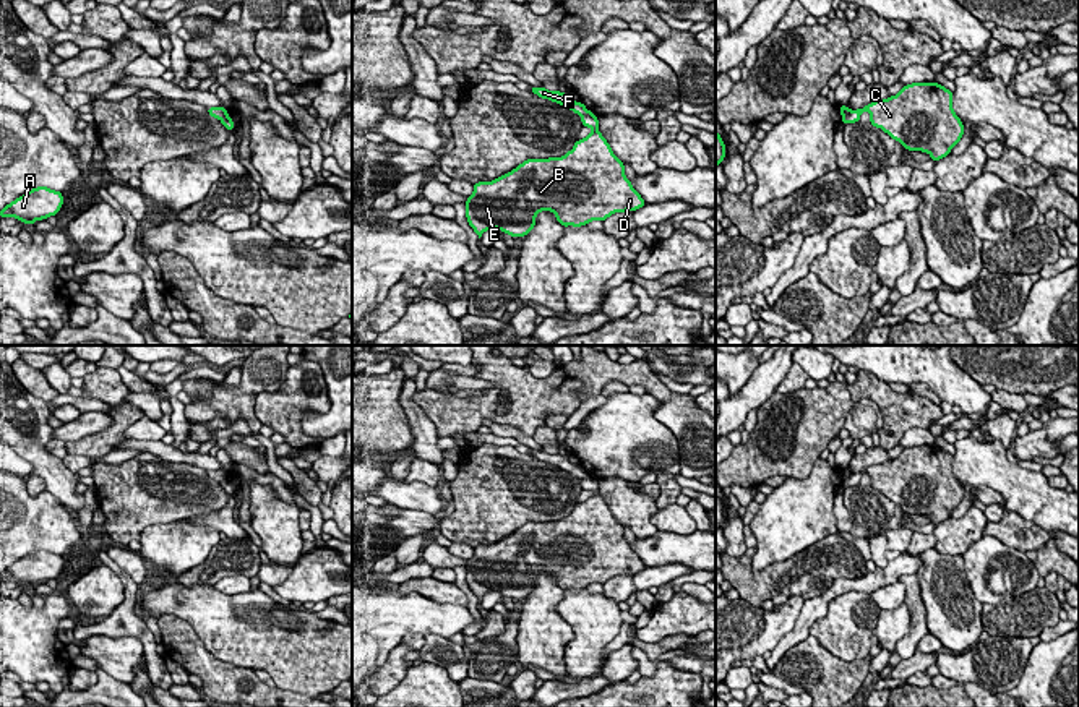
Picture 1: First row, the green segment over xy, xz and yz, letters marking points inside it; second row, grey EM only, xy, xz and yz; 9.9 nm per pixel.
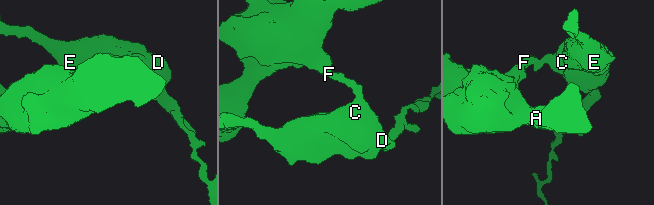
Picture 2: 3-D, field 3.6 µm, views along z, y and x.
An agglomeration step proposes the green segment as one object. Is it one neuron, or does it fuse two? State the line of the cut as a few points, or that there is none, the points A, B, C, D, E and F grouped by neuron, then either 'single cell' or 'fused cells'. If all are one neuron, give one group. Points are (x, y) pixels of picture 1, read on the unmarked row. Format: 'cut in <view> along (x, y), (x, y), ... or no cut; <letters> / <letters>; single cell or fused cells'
cut in xz along (589, 474), (581, 480); A F / B C D E; fused cells

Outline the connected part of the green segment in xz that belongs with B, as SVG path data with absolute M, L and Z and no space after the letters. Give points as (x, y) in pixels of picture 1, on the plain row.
M589 473L581 486L592 495L565 519L527 522L492 545L474 546L466 581L479 602L492 592L526 600L540 574L553 576L563 590L581 590L646 568L599 495L597 478Z

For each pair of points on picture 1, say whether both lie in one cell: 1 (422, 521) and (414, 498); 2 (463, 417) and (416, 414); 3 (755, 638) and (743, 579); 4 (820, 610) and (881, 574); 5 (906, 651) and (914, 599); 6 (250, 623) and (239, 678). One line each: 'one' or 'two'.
1: two
2: two
3: two
4: one
5: one
6: two

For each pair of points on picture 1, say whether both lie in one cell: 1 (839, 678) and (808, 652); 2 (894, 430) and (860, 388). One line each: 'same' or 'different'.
1: same
2: same

